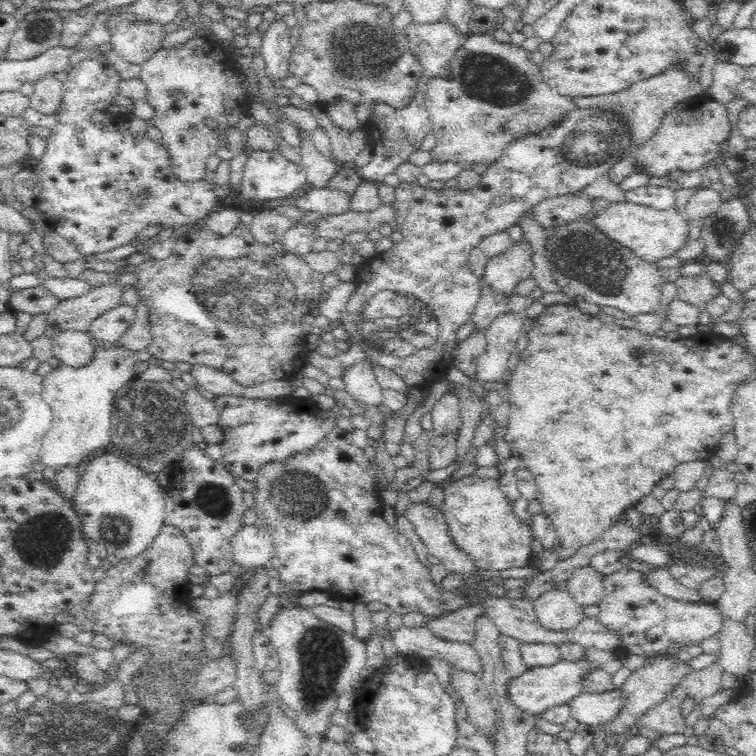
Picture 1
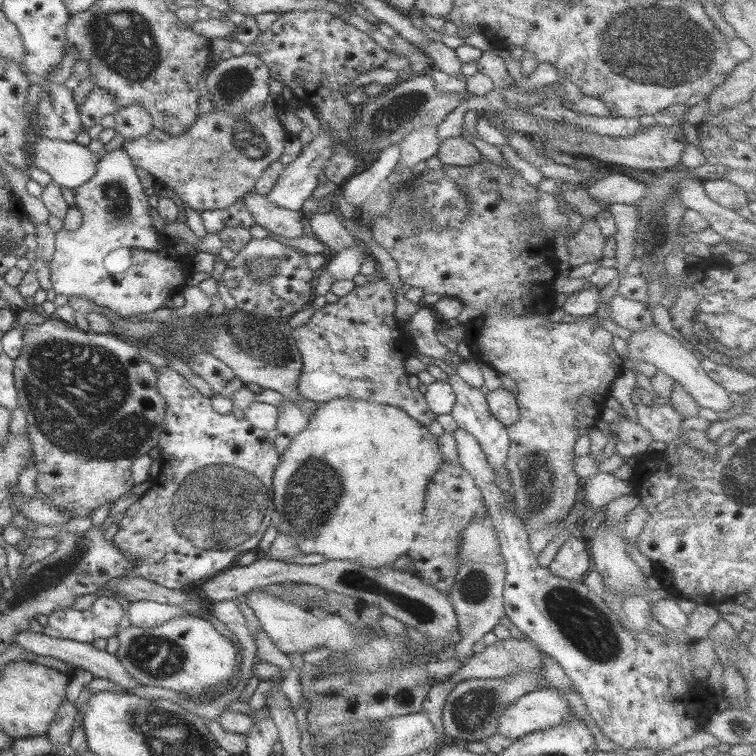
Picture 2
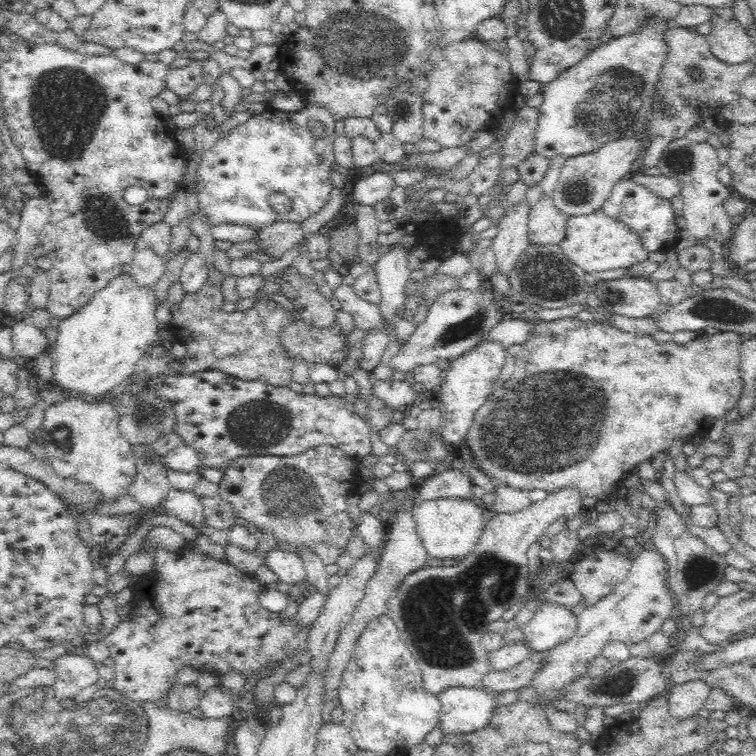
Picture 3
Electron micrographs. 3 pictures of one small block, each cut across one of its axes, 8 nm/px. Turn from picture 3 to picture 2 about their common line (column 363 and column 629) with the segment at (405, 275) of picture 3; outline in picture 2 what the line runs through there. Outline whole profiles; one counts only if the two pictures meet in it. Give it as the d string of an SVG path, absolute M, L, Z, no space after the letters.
M655 323L636 331L628 340L629 354L627 361L623 362L623 368L634 368L637 359L651 362L658 371L664 371L668 376L678 381L686 389L686 392L692 396L692 399L698 403L698 406L707 408L713 413L728 412L732 408L735 403L732 395L706 374L701 361L694 352L690 352L688 348L684 348L684 345L662 333L659 325Z

